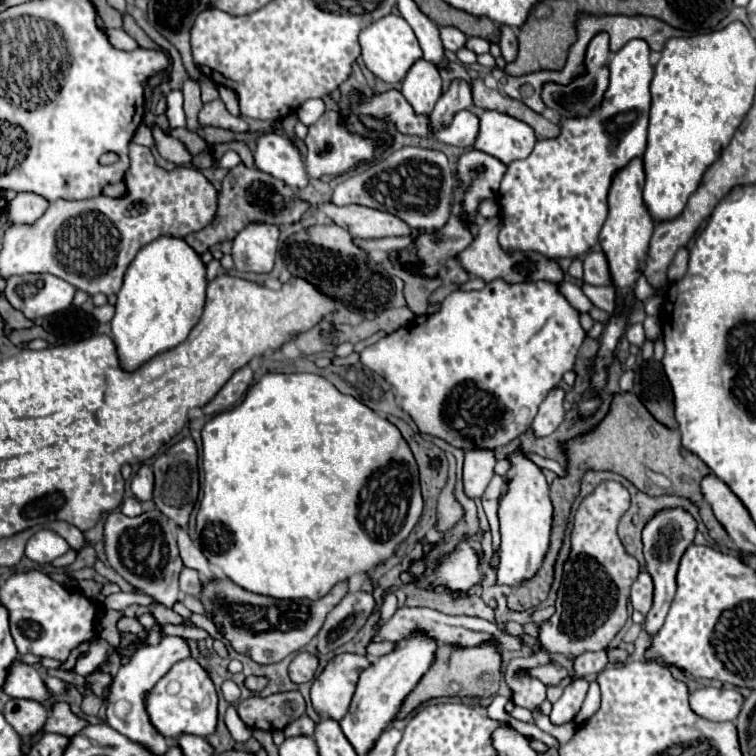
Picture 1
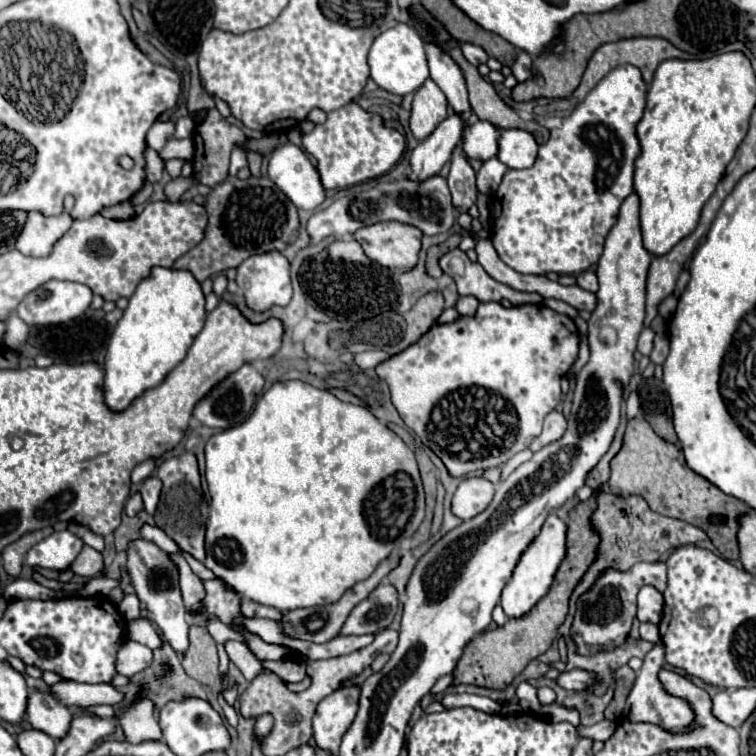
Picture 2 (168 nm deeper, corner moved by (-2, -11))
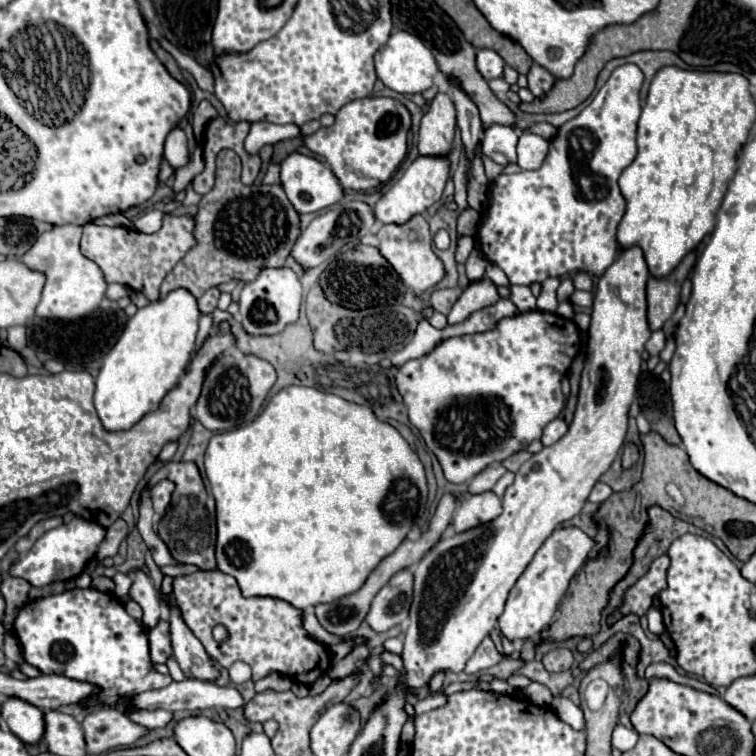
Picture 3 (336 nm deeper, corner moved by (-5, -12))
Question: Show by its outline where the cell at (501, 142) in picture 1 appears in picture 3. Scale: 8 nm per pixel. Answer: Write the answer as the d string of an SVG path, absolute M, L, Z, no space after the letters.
M524 132L518 138L518 160L516 164L522 170L538 170L544 162L544 156L548 152L548 142L532 132Z

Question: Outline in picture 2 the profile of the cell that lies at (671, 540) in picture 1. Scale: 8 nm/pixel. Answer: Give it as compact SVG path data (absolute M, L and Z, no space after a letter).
M655 643L653 651L647 653L645 661L643 661L643 669L637 675L637 681L627 697L627 705L623 709L623 717L629 719L631 723L651 723L657 725L669 733L687 733L693 729L693 721L695 721L695 713L689 707L689 703L681 697L675 697L671 693L665 691L665 687L661 685L657 673L663 667L663 659L665 659L665 649L661 643Z

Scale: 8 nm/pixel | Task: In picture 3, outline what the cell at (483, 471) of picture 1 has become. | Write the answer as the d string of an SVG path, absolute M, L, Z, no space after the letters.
M492 490L476 494L476 496L466 494L460 500L460 504L452 516L452 526L456 532L464 532L468 528L494 520L500 512L502 512L500 498Z

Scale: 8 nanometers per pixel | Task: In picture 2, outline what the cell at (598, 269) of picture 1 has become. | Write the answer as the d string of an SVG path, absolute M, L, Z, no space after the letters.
M583 271L577 275L577 285L595 293L597 291L597 275L593 271Z

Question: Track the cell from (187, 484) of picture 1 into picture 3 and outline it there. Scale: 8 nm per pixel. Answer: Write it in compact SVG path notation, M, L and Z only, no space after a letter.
M166 462L152 478L166 478L176 484L172 492L172 502L158 522L158 536L170 548L178 564L194 564L202 570L214 570L214 544L216 544L216 516L214 498L206 492L198 466L192 462Z

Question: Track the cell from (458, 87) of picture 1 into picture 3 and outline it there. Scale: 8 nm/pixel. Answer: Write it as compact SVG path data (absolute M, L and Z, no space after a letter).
M418 156L408 166L408 170L402 174L402 178L374 204L374 214L376 214L378 222L402 224L402 222L410 220L414 214L420 214L426 208L430 208L434 202L438 202L442 198L442 190L448 180L448 174L450 174L448 156Z

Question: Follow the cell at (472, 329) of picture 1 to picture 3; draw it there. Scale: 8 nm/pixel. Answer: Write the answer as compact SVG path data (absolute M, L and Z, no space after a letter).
M530 310L530 312L522 312L522 314L516 314L516 316L510 316L510 318L502 318L492 330L488 332L482 332L482 334L470 334L470 336L454 336L454 338L446 338L442 340L432 352L428 352L426 356L422 358L416 358L416 360L408 360L404 366L400 366L396 370L396 388L398 392L402 394L402 400L408 408L408 418L410 418L410 424L418 428L418 432L422 434L426 446L436 454L442 470L444 470L444 476L448 482L454 482L454 484L462 484L462 482L470 482L476 474L480 474L484 468L492 466L492 464L502 464L506 458L510 458L512 454L518 454L522 450L526 450L526 446L534 440L540 440L542 436L542 430L544 426L558 418L558 414L562 412L564 408L564 394L560 390L560 380L566 376L574 356L578 354L578 346L580 346L580 330L578 326L574 324L574 320L566 320L554 312L540 312L540 310Z

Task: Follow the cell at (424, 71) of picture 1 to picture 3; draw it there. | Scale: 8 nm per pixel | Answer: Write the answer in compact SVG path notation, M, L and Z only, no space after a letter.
M438 92L428 104L428 112L424 114L420 122L420 134L418 134L420 154L422 156L424 154L432 154L432 156L450 154L454 128L456 128L454 104L448 94Z

